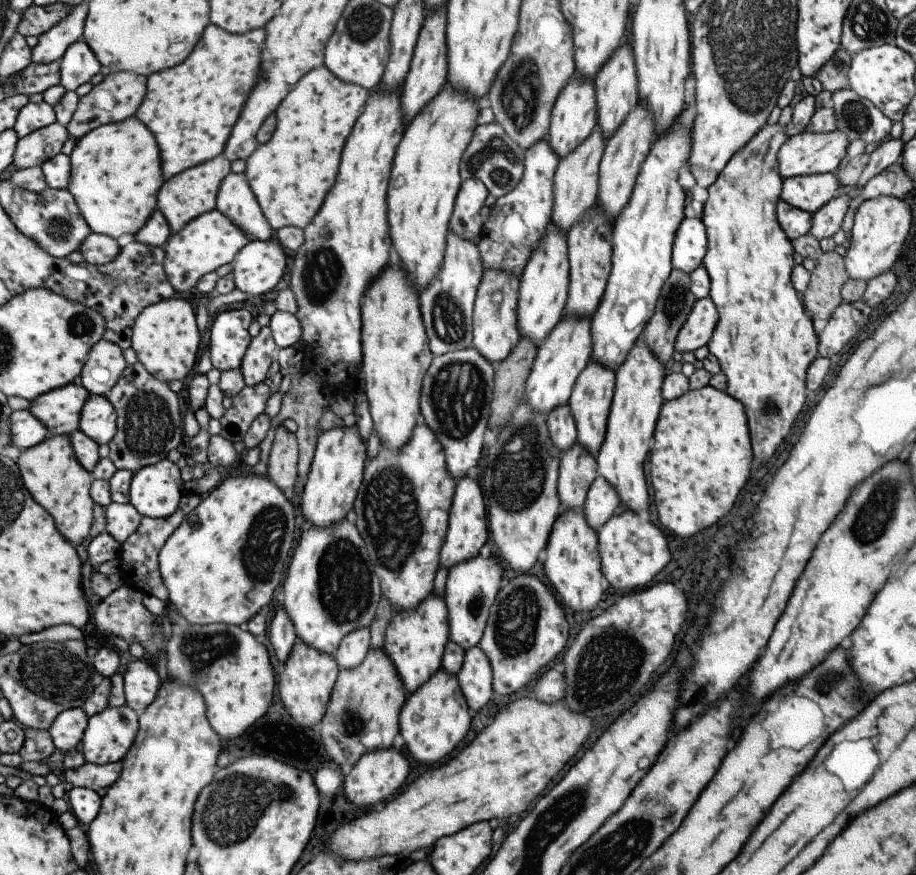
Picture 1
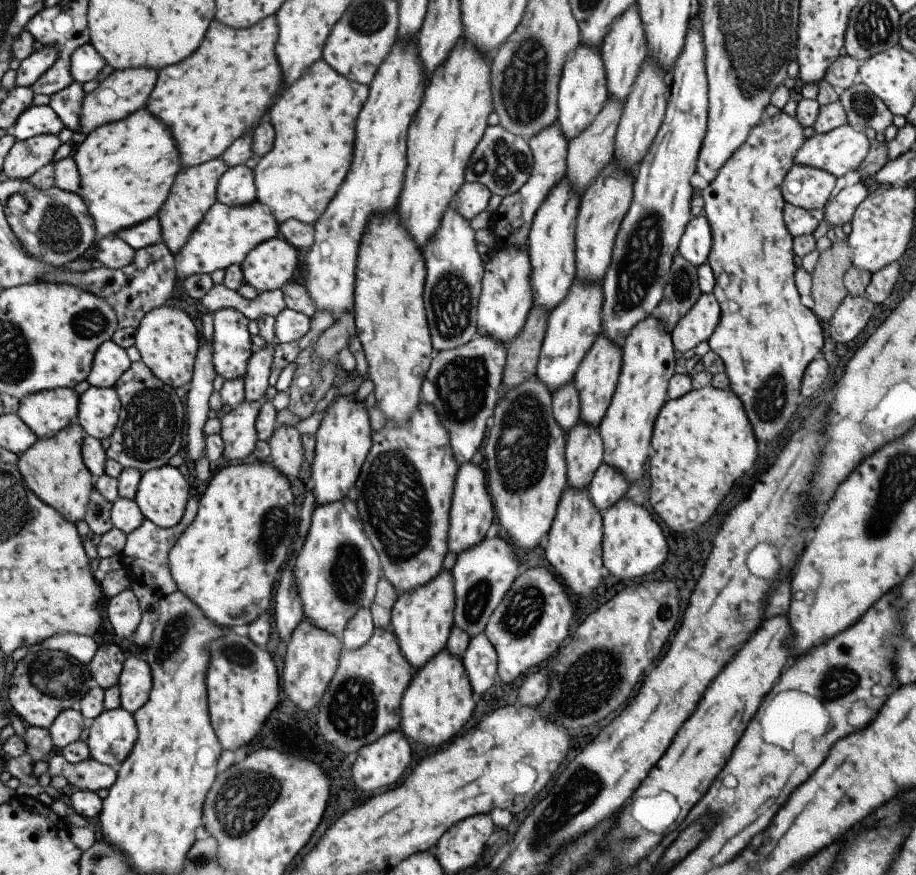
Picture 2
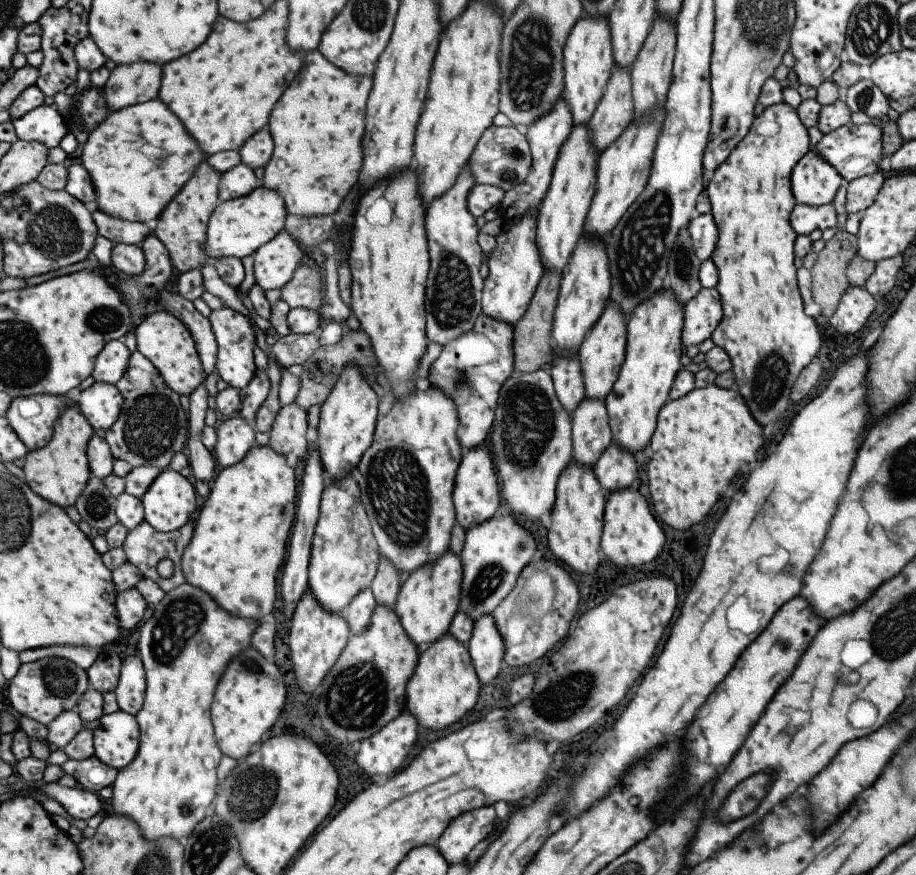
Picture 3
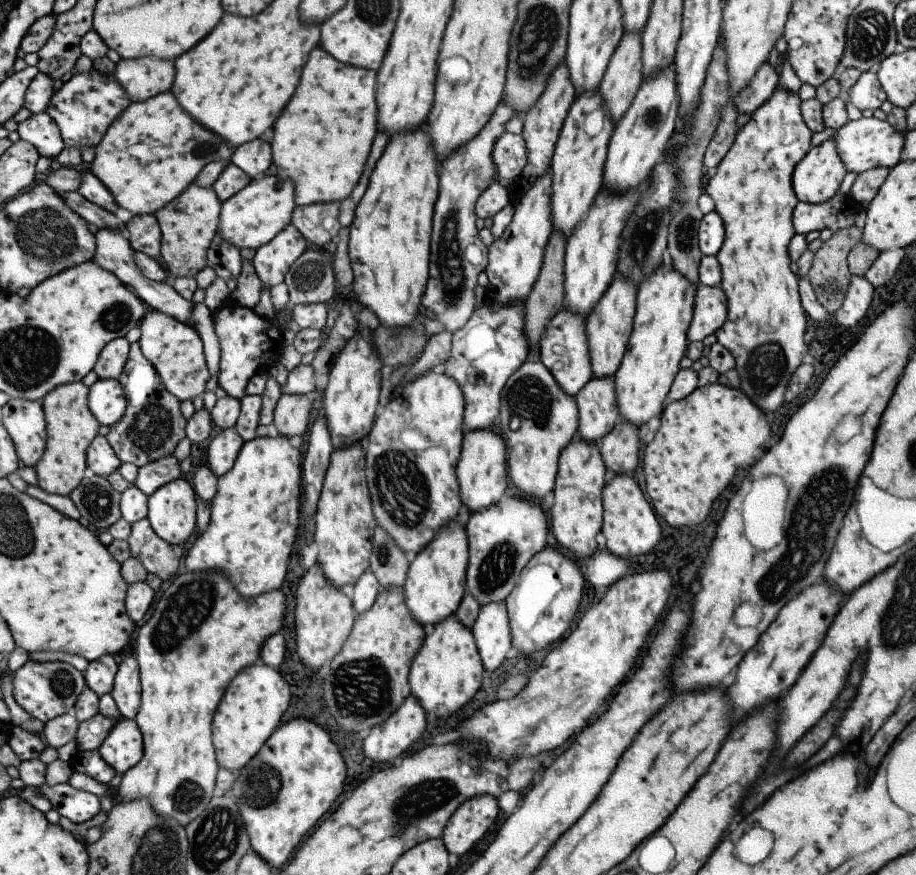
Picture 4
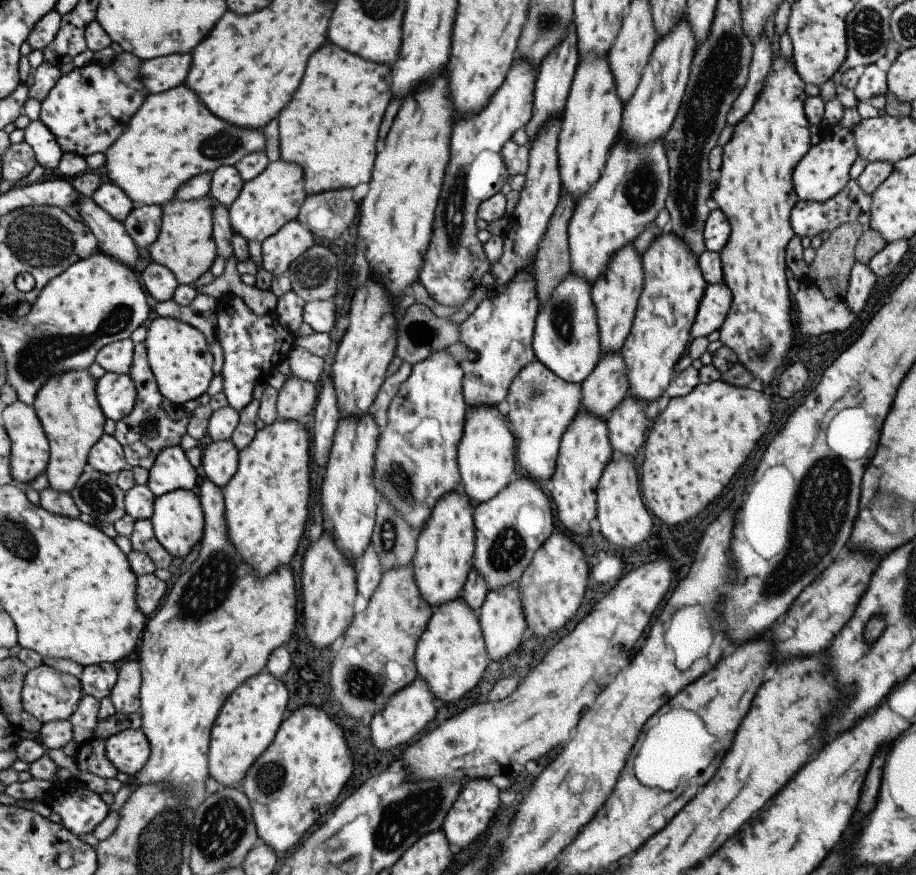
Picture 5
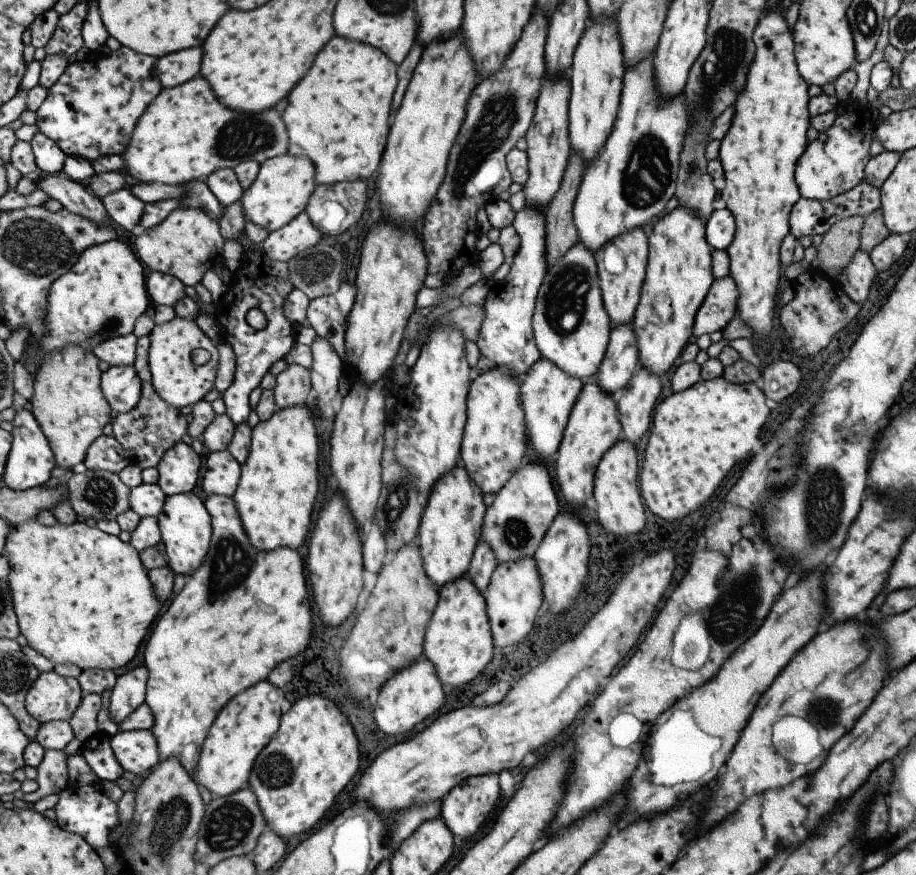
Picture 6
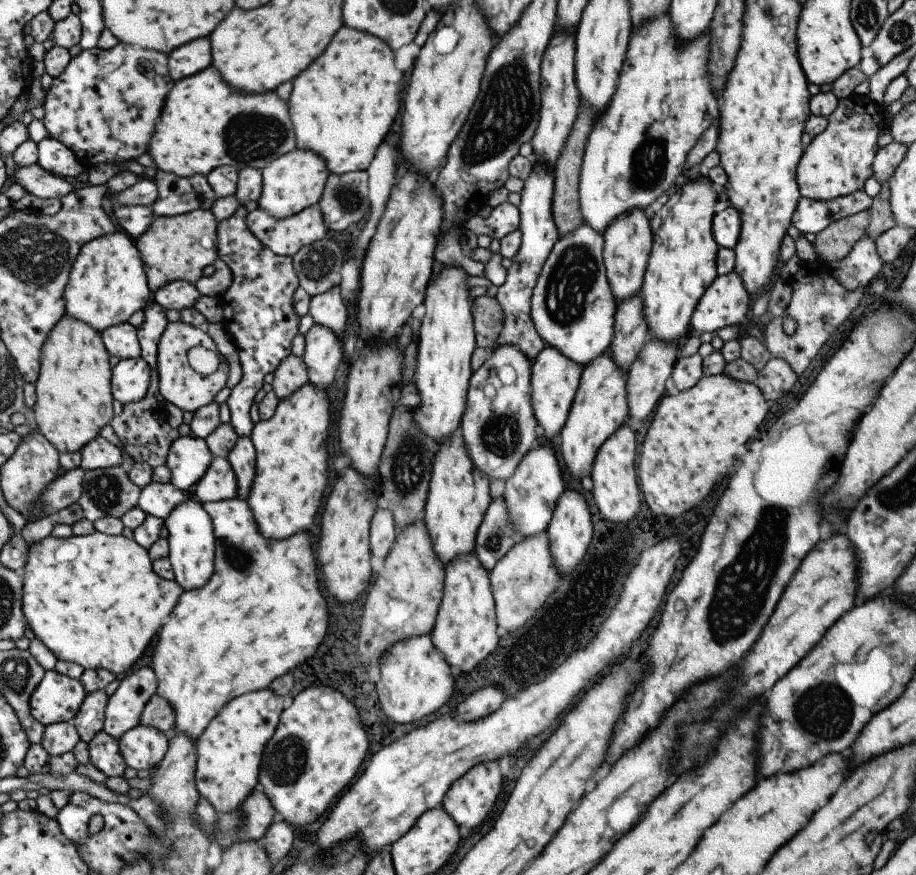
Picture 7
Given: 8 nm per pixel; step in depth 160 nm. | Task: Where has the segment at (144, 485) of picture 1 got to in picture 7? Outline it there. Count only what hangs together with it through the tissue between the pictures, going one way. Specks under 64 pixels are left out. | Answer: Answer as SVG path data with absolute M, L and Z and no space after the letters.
M186 498L167 515L163 522L163 526L167 529L167 558L174 574L174 581L183 591L205 586L214 569L215 537L210 516L201 508L201 504L197 500Z

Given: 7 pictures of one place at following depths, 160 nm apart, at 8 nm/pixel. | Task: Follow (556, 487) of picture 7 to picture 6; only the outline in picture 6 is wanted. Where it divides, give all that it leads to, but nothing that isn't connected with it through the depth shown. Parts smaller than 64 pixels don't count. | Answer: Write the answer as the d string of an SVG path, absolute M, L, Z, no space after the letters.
M527 460L496 492L491 505L486 507L480 528L480 540L486 540L498 564L533 556L553 517L560 511L555 490L547 470Z

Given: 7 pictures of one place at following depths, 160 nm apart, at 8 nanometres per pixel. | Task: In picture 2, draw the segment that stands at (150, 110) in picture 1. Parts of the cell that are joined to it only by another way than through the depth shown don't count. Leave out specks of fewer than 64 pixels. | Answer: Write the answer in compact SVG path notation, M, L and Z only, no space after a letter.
M268 16L250 28L241 30L225 28L225 25L212 19L204 36L193 54L179 64L161 68L156 72L155 85L145 104L145 110L151 116L159 118L169 130L177 146L181 169L220 157L245 130L255 129L266 118L263 114L273 104L281 86L281 71L273 54L273 46L277 40L275 16Z

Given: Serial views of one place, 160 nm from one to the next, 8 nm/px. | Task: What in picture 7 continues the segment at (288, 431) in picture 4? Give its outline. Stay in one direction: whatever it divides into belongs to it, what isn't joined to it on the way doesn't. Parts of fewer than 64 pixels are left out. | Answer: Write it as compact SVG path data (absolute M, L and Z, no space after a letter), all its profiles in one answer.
M291 352L279 361L272 375L270 385L278 399L287 398L295 389L308 382L307 369L303 359Z

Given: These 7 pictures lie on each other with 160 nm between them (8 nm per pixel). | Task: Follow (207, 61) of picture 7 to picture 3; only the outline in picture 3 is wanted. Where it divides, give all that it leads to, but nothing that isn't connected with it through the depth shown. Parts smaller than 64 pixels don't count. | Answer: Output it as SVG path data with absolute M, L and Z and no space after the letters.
M152 62L115 65L101 87L108 109L116 111L154 99L158 96L161 78L161 66Z

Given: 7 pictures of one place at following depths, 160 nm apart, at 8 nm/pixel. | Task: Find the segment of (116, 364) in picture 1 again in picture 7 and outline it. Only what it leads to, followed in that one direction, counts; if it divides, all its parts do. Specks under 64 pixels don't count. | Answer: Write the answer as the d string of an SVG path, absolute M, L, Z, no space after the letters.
M125 322L103 329L102 343L111 356L120 359L132 359L140 356L140 346L136 337L136 328Z

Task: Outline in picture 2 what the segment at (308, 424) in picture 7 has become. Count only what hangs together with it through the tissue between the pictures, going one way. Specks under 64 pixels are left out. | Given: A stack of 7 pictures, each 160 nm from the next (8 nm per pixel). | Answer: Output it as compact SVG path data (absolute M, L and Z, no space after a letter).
M255 461L251 464L231 464L221 468L219 472L213 474L207 480L207 488L198 501L198 510L195 518L191 520L191 524L179 534L179 538L175 540L175 544L171 546L171 550L167 552L167 566L169 566L169 574L173 578L176 589L187 596L187 600L191 600L191 604L195 604L199 608L199 612L203 614L203 618L209 618L215 626L223 626L223 628L231 628L235 624L249 625L259 615L264 614L269 608L271 598L271 590L273 590L273 582L277 580L277 574L287 558L287 548L291 546L291 526L293 526L293 518L291 518L291 488L287 478L280 474L272 465L265 461Z

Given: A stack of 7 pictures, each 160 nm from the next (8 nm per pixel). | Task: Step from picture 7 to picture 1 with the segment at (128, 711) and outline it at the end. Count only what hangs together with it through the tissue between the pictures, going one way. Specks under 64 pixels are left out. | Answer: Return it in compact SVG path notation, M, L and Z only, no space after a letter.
M128 658L122 674L125 705L137 715L155 698L160 685L157 671L136 658Z

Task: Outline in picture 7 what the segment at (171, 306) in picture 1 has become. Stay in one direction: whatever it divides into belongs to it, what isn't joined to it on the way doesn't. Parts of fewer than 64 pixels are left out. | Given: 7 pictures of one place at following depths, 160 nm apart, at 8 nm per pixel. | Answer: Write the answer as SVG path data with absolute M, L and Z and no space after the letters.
M180 320L175 323L167 323L157 343L156 367L160 395L181 412L195 412L198 408L213 402L213 396L226 386L228 377L227 364L220 364L213 374L207 376L201 376L189 366L186 357L187 351L197 345L212 351L216 348L215 343L204 328L181 323Z

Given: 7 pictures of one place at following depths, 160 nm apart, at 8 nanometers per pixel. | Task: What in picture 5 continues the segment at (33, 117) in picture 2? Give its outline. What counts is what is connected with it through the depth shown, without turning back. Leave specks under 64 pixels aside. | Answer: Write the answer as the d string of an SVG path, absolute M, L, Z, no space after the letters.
M41 119L33 121L25 128L26 141L33 147L38 164L43 168L55 170L62 162L66 152L61 148L54 133Z

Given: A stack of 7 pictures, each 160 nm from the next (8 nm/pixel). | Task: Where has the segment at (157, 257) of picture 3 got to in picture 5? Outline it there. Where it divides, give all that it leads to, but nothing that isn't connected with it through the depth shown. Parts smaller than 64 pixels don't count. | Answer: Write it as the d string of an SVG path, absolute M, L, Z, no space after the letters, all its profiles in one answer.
M137 205L122 220L123 228L138 248L147 248L160 230L162 207Z

